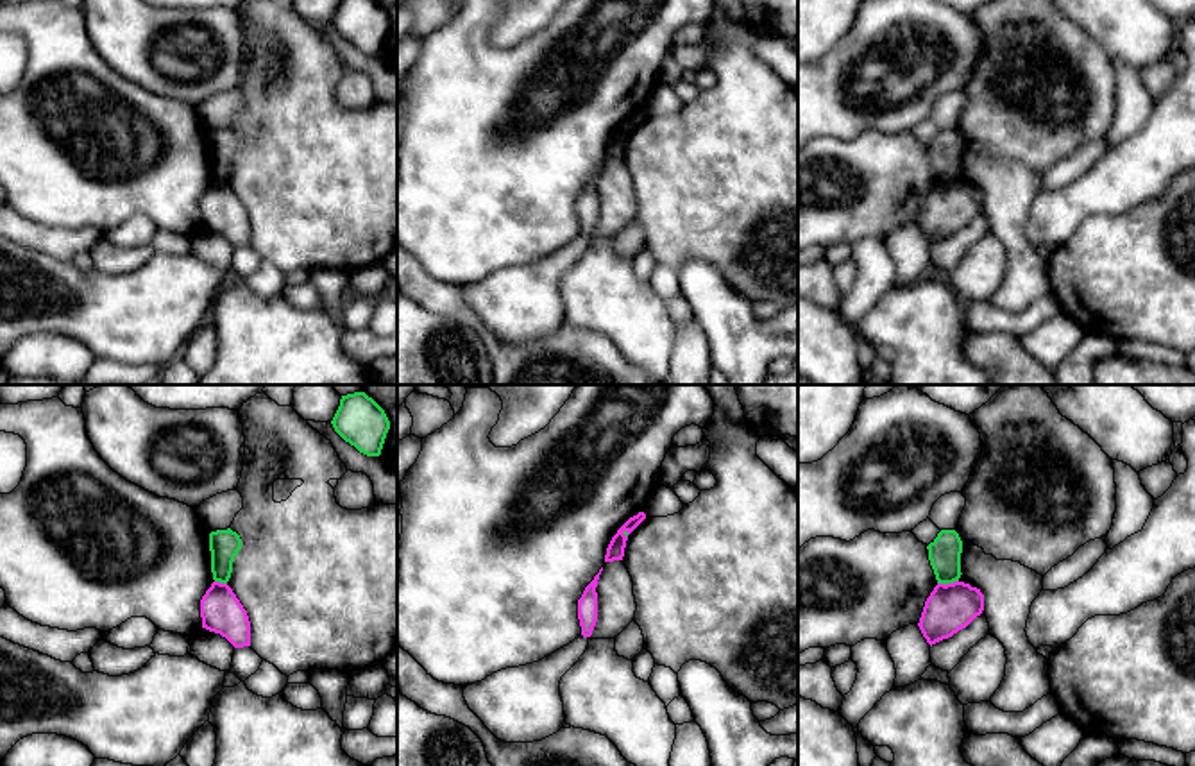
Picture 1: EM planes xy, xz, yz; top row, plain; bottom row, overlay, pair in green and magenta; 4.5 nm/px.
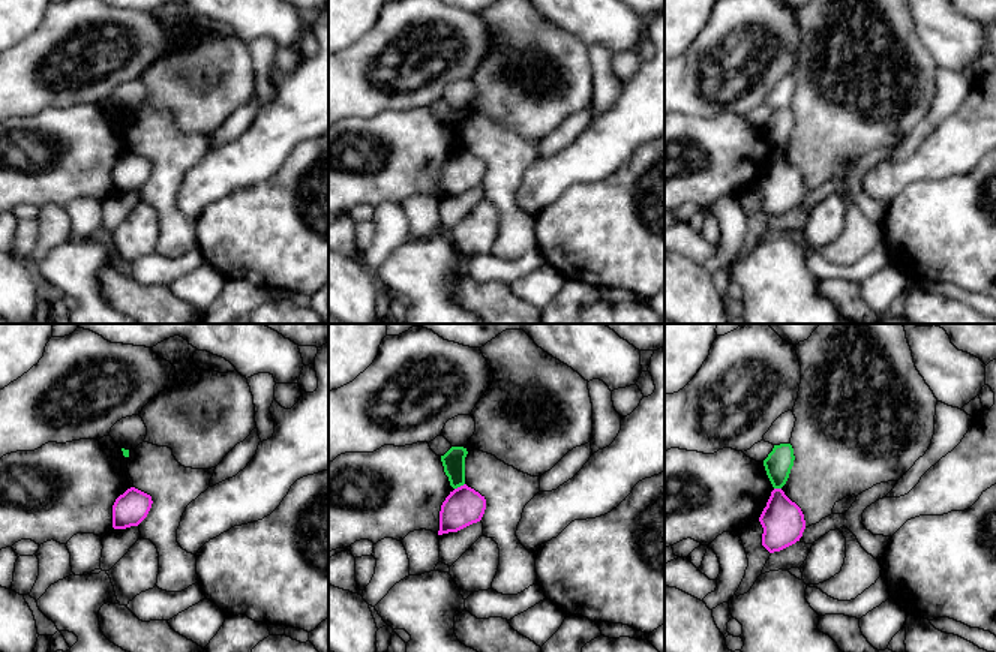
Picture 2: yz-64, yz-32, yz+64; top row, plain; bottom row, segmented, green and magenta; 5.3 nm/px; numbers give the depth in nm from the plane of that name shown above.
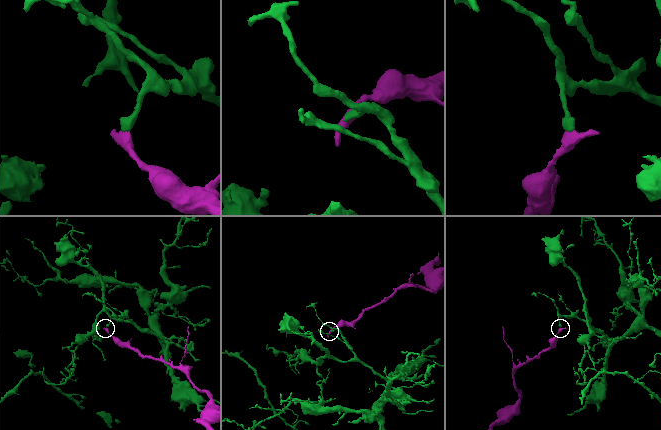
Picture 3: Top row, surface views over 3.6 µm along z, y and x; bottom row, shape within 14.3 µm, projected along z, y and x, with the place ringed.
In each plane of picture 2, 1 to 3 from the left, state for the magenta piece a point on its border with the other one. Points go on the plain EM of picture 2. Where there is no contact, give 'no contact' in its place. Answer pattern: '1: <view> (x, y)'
1: no contact
2: yz-32 (459, 150)
3: yz+64 (777, 152)

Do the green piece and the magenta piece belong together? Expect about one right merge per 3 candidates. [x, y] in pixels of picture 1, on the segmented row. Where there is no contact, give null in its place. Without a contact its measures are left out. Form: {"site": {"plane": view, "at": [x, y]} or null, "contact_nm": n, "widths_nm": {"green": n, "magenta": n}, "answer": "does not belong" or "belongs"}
{"site": {"plane": "yz", "at": [947, 582]}, "contact_nm": 100, "widths_nm": {"green": 140, "magenta": 220}, "answer": "does not belong"}

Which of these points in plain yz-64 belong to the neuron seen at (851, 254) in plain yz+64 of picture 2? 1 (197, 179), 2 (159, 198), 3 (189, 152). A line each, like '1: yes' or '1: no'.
1: no
2: yes
3: yes

